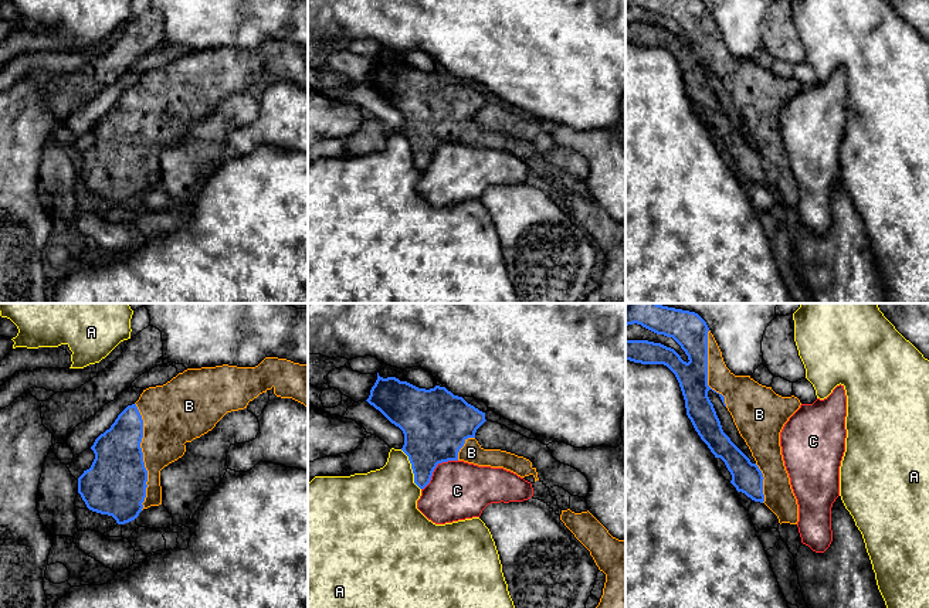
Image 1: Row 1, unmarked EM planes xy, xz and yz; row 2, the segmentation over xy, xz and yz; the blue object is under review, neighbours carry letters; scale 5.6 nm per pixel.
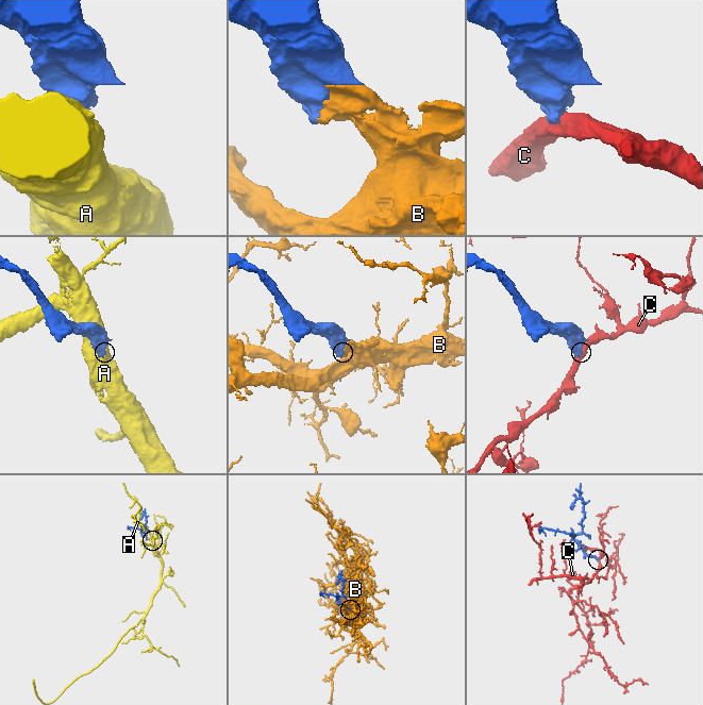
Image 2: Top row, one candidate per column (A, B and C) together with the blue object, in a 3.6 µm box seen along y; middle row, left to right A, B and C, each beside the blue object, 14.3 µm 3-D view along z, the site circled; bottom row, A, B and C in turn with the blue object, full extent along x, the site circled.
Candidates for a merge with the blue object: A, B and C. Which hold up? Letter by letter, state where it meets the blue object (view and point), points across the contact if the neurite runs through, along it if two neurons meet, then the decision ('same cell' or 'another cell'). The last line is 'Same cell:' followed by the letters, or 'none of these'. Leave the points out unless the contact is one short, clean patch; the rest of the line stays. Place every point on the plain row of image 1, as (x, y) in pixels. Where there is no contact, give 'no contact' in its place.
A: contact xz (412, 150); another cell
B: contact xy (142, 139); same cell
C: contact xz (436, 149); border xz (457, 142), (440, 145), (431, 162), (421, 172); another cell
Same cell: B

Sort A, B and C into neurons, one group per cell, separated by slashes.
A / B / C

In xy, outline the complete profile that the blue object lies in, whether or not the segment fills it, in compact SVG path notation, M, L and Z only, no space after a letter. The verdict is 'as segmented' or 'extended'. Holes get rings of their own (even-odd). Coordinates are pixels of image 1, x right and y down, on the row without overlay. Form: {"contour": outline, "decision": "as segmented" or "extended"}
{"contour": "M265 40L255 50L223 47L187 51L163 68L143 72L139 82L128 88L111 111L95 122L91 129L95 142L91 150L78 160L78 176L89 193L112 198L118 207L135 203L143 191L162 187L160 153L184 137L186 125L207 116L227 95L247 91L250 84L271 71L277 79L292 81L308 89L308 47Z", "decision": "extended"}

